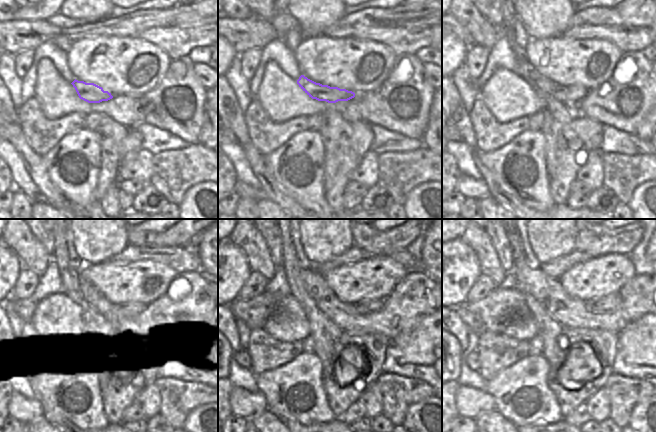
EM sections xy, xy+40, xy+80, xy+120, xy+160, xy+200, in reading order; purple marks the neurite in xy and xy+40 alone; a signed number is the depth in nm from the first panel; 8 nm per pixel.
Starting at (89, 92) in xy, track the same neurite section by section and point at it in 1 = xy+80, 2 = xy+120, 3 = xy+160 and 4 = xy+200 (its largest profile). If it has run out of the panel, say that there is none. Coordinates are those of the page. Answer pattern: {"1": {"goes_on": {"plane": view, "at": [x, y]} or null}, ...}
{"1": {"goes_on": {"plane": "xy+80", "at": [569, 95]}}, "2": {"goes_on": {"plane": "xy+120", "at": [127, 311]}}, "3": {"goes_on": {"plane": "xy+160", "at": [369, 306]}}, "4": {"goes_on": {"plane": "xy+200", "at": [608, 304]}}}

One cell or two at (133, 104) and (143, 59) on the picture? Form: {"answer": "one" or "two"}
{"answer": "two"}

